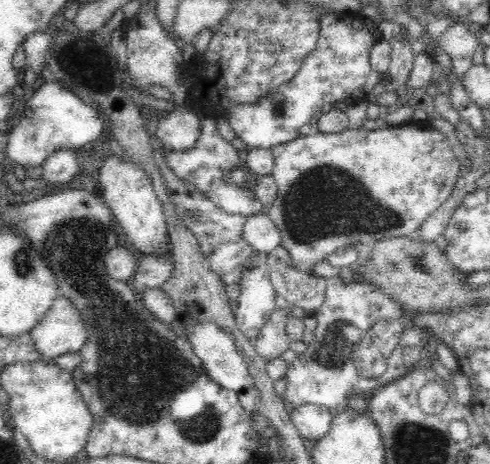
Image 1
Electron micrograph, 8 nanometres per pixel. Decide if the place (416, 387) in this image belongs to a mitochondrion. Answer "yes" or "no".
no

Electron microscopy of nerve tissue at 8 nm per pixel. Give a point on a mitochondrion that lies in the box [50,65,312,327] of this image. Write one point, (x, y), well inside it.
(279, 105)

